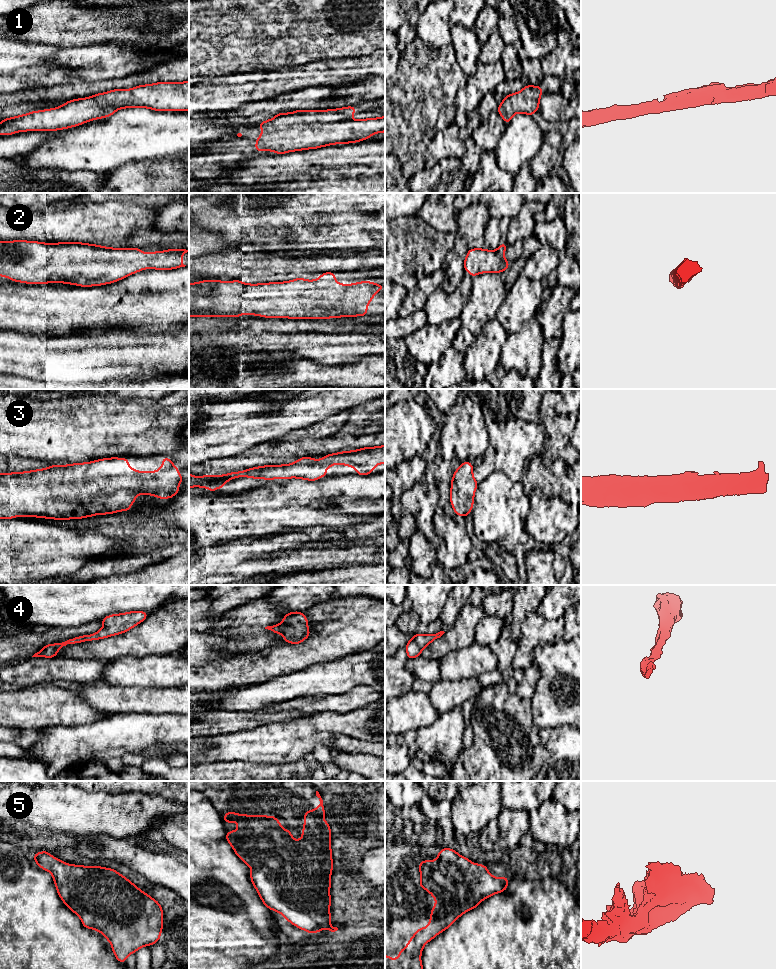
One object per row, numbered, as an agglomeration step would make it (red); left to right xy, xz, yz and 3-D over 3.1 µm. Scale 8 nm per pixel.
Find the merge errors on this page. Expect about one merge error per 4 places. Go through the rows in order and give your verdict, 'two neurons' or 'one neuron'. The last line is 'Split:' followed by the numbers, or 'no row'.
1: one neuron
2: one neuron
3: one neuron
4: one neuron
5: one neuron
Split: no row

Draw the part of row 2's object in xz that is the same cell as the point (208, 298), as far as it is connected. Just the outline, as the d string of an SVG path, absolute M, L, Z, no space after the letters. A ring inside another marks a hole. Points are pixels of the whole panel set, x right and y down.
M335 272L321 273L316 280L301 277L286 282L260 284L241 280L203 280L189 283L189 317L239 317L243 314L266 318L328 319L338 317L368 316L366 310L375 294L385 288L374 282L339 284Z

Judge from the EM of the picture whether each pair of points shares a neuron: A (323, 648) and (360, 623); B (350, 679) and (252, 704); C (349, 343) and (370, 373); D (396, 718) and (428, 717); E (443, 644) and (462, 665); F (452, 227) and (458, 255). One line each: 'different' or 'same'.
A: same
B: same
C: different
D: same
E: different
F: different

